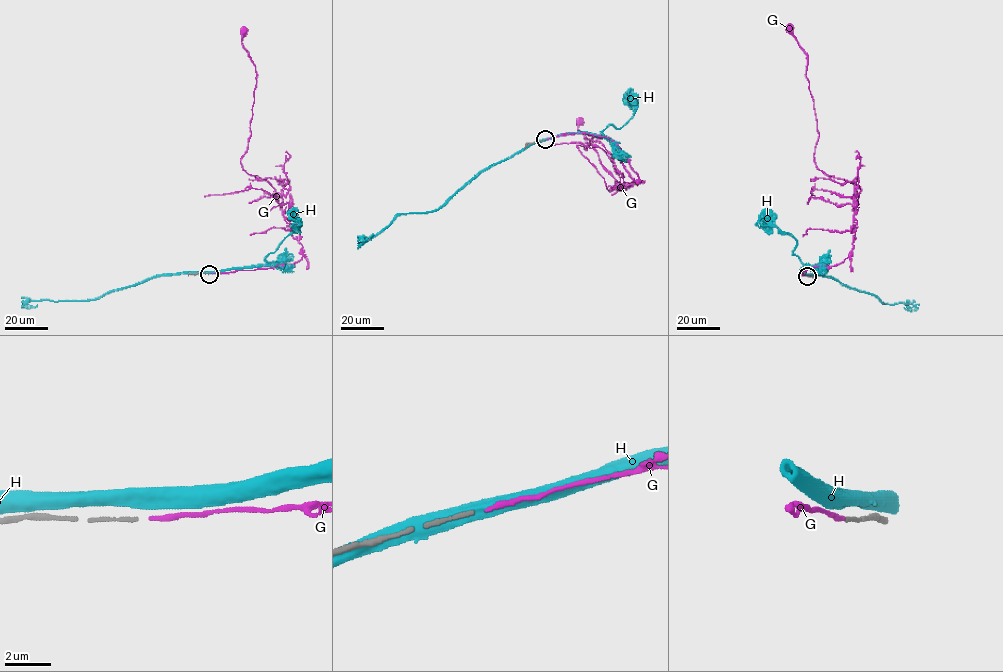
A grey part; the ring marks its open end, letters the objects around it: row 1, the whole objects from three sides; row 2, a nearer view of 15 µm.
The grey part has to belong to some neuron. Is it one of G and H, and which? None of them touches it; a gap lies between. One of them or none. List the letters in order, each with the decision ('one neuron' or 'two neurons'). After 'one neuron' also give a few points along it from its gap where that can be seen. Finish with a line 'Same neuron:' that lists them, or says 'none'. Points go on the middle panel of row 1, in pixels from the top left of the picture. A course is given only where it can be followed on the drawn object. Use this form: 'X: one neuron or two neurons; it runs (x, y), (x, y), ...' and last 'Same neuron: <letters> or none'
G: one neuron; it runs (546, 139), (609, 138), (638, 183), (609, 191), (576, 146), (587, 150), (592, 137), (578, 129), (579, 121)
H: two neurons
Same neuron: G

